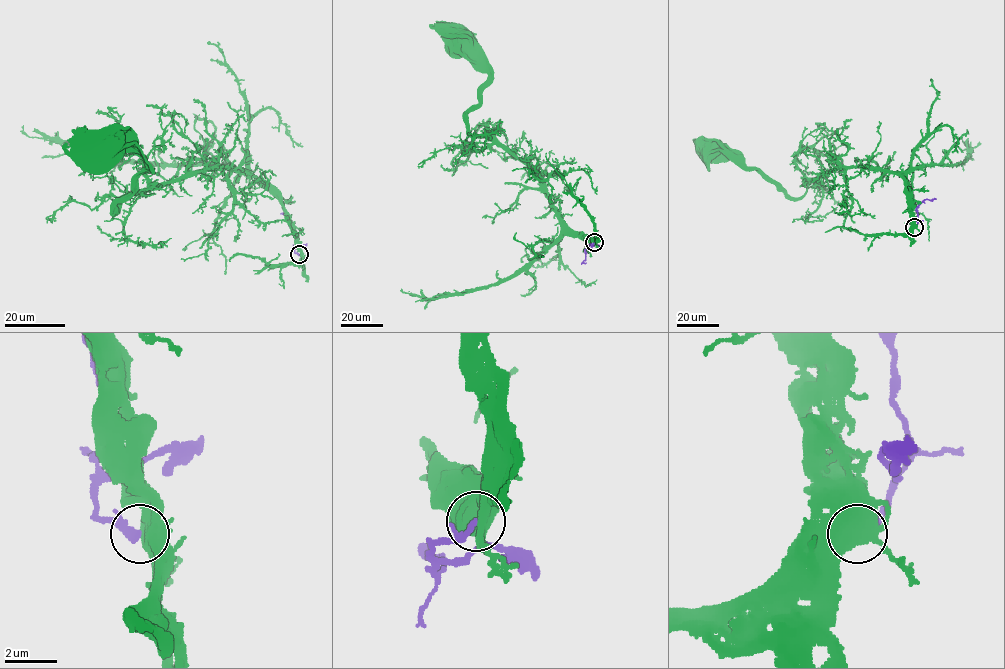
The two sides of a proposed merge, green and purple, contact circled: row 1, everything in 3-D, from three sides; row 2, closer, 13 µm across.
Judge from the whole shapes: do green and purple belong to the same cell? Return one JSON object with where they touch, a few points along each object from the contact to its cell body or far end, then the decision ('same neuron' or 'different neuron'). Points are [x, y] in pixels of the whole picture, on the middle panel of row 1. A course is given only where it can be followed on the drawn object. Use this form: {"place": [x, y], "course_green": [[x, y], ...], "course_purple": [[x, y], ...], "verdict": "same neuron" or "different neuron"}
{"place": [594, 242], "course_green": [[595, 243], [568, 227], [543, 182], [526, 164], [470, 133], [466, 111], [479, 102], [488, 68], [457, 35]], "course_purple": [[594, 243], [586, 247], [583, 261], [586, 262]], "verdict": "different neuron"}

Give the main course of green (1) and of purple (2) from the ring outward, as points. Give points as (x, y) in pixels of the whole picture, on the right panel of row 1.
1: (915, 227), (910, 188), (894, 172), (836, 168), (793, 198), (730, 152), (707, 149)
2: (915, 227), (918, 221), (916, 208), (923, 200), (934, 198)

